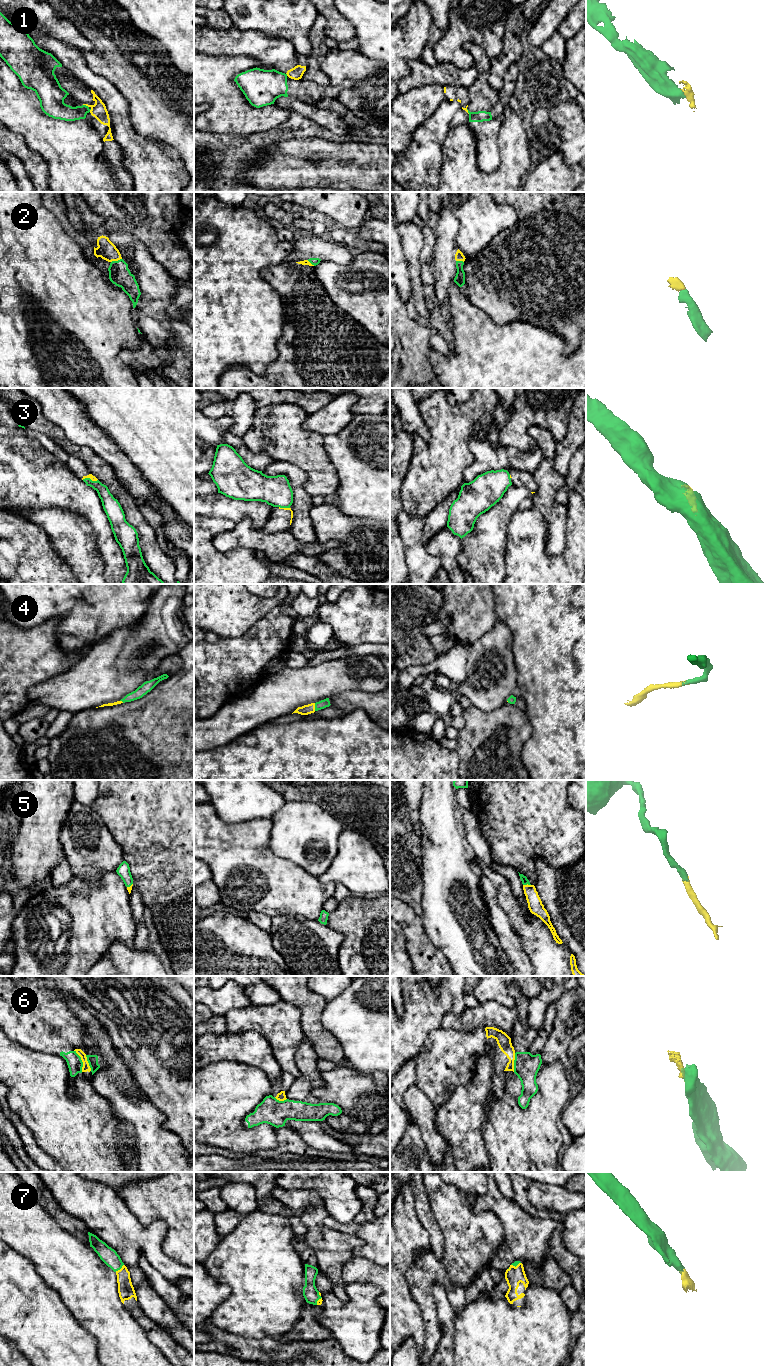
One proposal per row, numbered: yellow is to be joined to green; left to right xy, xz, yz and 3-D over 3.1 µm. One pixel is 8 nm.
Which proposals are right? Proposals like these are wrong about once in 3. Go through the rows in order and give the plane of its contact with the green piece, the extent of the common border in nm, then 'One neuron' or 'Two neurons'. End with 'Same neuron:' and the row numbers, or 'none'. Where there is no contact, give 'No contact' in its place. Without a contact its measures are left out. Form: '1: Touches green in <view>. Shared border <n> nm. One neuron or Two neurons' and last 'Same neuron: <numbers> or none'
1: Touches green in xy. Shared border 50 nm. Two neurons
2: Touches green in xy. Shared border 90 nm. One neuron
3: Touches green in xy. Shared border 130 nm. Two neurons
4: Touches green in xz. Shared border 60 nm. One neuron
5: Touches green in yz. Shared border 60 nm. One neuron
6: Touches green in xy. Shared border 190 nm. Two neurons
7: Touches green in xy. Shared border 90 nm. One neuron
Same neuron: 2, 4, 5, 7

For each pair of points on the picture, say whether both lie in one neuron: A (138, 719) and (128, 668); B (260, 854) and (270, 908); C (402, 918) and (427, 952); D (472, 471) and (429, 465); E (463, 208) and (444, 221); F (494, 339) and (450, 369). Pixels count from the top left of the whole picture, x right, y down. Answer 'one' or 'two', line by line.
A: two
B: one
C: one
D: two
E: two
F: one

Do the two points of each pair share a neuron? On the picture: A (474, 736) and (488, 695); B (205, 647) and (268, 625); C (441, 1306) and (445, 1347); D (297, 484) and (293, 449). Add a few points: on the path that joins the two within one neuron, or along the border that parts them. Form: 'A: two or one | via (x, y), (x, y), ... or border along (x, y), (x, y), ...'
A: two | border along (505, 702), (498, 708), (486, 712), (472, 706)
B: one | via (221, 648), (245, 648), (252, 641)
C: one | via (446, 1316), (446, 1337)
D: two | border along (274, 460), (297, 465), (306, 475), (304, 487)

